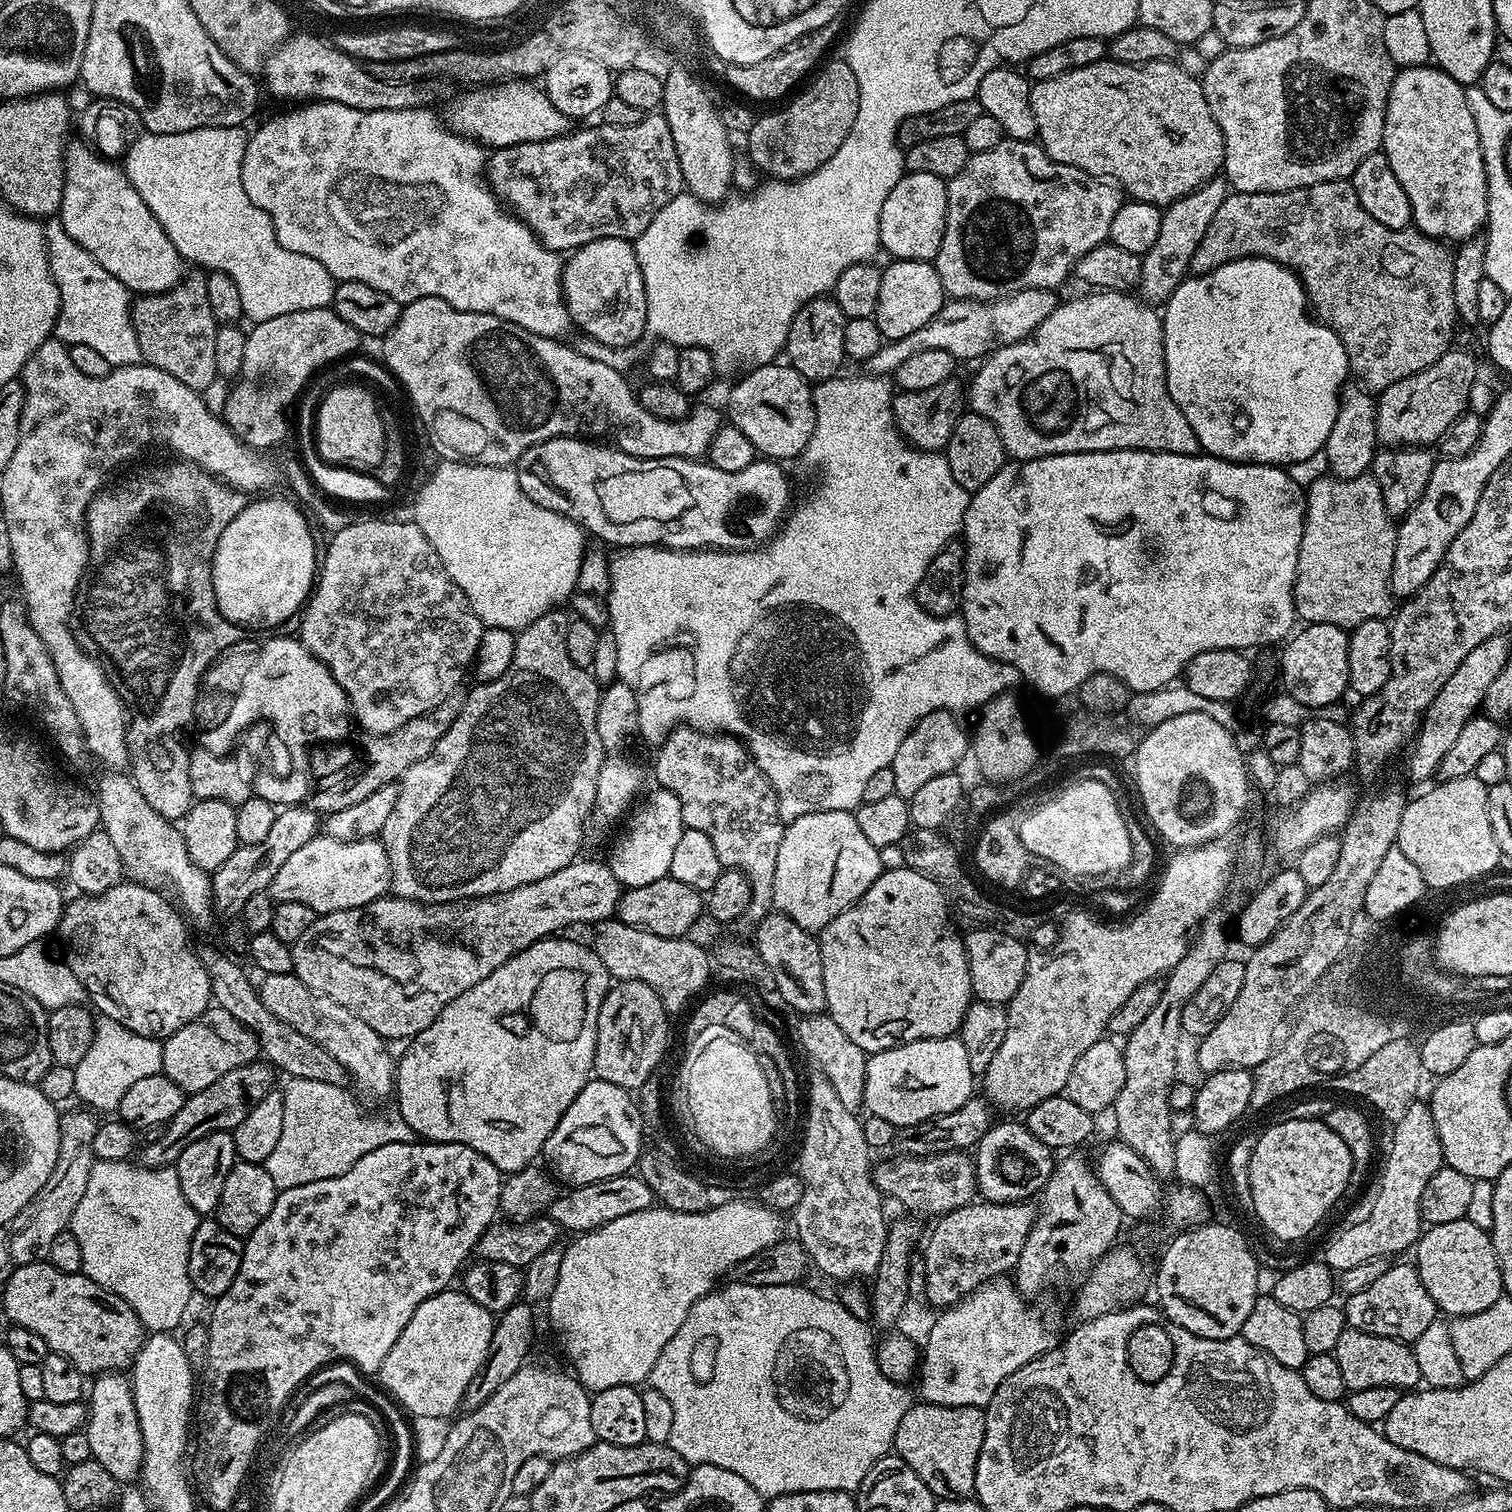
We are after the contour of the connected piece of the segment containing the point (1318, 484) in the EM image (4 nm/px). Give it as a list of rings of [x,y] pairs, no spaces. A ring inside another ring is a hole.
[[[1323,475],[1306,488],[1304,533],[1294,582],[1296,615],[1304,624],[1329,624],[1351,630],[1367,620],[1383,620],[1393,615],[1392,566],[1397,525],[1388,515],[1382,502],[1382,490],[1371,475],[1349,480]]]

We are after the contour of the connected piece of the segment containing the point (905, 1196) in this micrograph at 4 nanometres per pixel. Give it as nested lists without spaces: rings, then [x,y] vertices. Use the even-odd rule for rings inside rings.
[[[939,1152],[933,1156],[905,1156],[900,1160],[877,1163],[874,1168],[876,1189],[889,1201],[897,1200],[912,1212],[939,1218],[977,1199],[976,1161],[968,1152]]]

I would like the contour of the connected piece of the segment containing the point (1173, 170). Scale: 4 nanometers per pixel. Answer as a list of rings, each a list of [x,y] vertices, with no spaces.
[[[1105,58],[1082,70],[1058,74],[1058,78],[1037,80],[1030,90],[1030,110],[1034,110],[1038,143],[1054,162],[1078,166],[1088,176],[1111,178],[1133,200],[1170,205],[1198,190],[1224,167],[1222,130],[1206,106],[1203,83],[1170,60],[1120,64]]]

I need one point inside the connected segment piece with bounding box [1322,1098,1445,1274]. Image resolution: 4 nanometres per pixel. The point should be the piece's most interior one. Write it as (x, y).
(1392, 1224)

